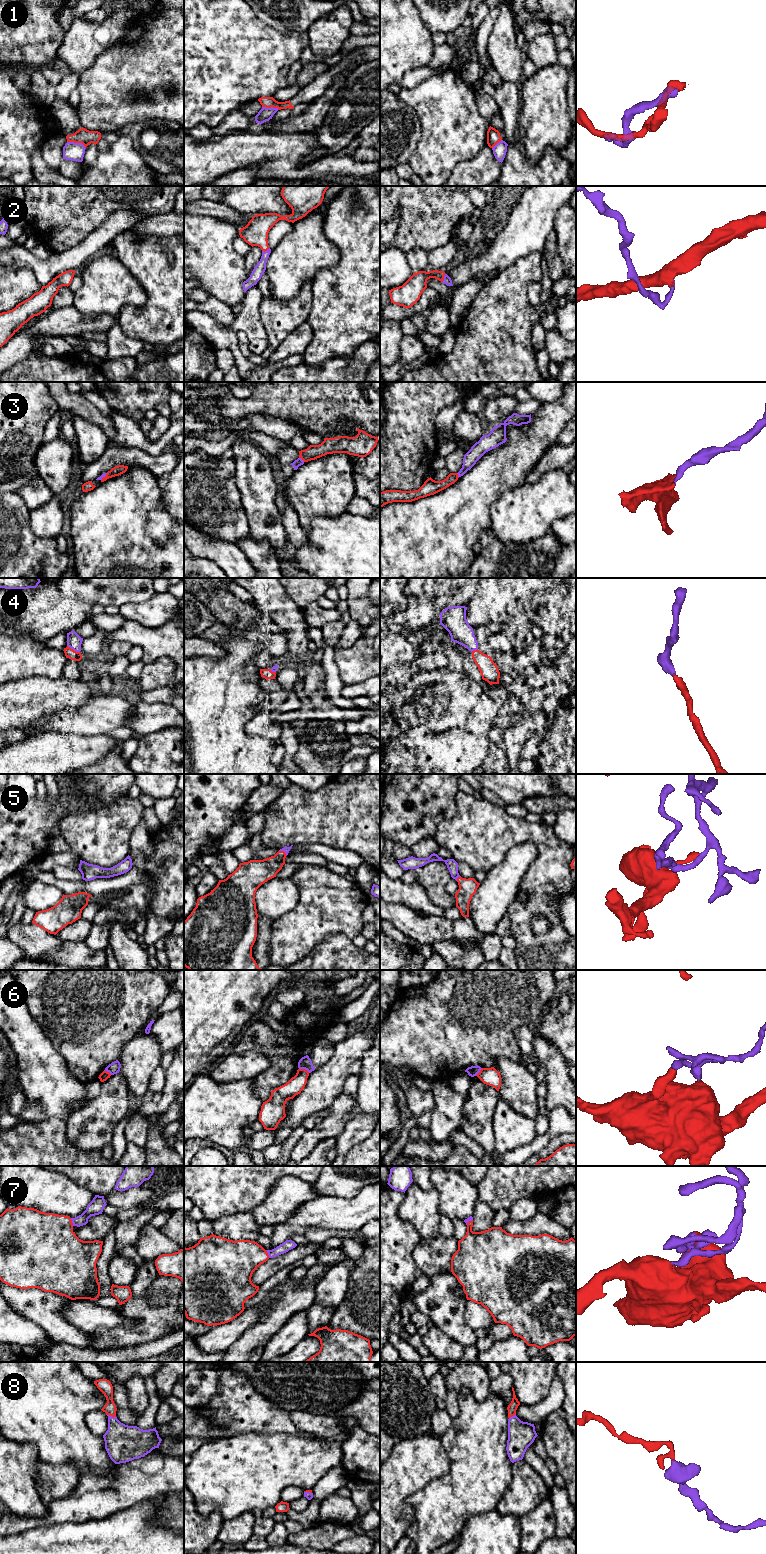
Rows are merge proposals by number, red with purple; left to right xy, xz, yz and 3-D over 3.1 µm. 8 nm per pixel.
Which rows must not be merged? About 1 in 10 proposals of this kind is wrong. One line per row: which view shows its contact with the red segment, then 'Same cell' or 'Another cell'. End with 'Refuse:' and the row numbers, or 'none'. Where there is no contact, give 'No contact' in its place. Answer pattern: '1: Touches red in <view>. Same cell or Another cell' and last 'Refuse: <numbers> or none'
1: Touches red in xy. Same cell
2: Touches red in yz. Same cell
3: Touches red in xz. Same cell
4: Touches red in xy. Same cell
5: Touches red in yz. Same cell
6: Touches red in xz. Another cell
7: Touches red in xy. Same cell
8: Touches red in xy. Same cell
Refuse: 6

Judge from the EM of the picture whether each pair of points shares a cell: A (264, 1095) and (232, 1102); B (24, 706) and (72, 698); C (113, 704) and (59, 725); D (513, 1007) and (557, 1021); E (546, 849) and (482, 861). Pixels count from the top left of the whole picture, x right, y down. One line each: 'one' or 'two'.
A: two
B: one
C: one
D: two
E: one

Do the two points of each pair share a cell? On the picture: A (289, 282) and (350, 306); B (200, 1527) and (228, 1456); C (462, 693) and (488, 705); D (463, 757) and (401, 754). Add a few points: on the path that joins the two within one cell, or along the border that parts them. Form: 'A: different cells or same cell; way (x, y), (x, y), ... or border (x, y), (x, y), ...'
A: same cell; way (304, 275), (319, 275), (335, 291)
B: different cells; border (194, 1500), (200, 1514), (218, 1511), (224, 1519)
C: different cells; border (482, 691), (465, 721)
D: same cell; way (448, 757), (431, 757), (429, 755), (416, 754)

